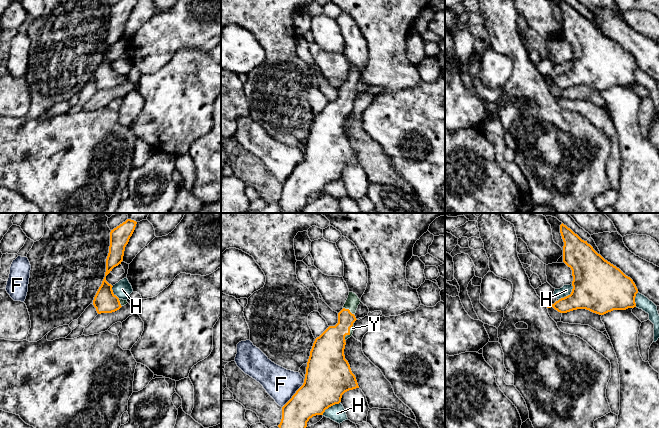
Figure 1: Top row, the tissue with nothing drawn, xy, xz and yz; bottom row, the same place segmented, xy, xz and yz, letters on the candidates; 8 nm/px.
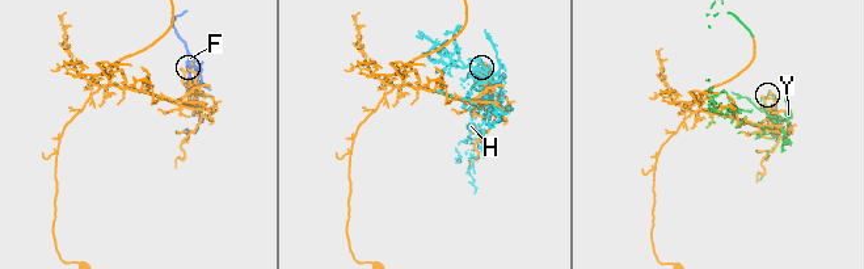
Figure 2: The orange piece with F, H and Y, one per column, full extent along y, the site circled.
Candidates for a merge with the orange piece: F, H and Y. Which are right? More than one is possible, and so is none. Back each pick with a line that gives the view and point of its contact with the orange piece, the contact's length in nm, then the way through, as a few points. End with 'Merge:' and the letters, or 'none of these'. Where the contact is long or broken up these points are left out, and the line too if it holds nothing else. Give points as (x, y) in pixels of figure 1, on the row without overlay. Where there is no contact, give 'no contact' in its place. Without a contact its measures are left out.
Y: meets orange in xz at (348, 85); contact 110 nm long
Merge: Y

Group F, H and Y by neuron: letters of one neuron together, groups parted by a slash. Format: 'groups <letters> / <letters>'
groups F / H / Y

